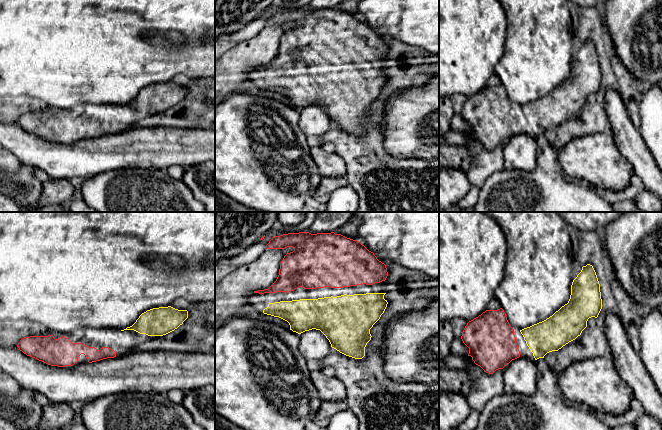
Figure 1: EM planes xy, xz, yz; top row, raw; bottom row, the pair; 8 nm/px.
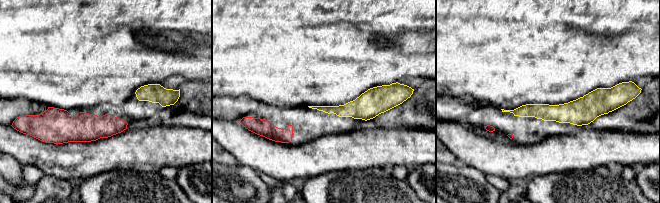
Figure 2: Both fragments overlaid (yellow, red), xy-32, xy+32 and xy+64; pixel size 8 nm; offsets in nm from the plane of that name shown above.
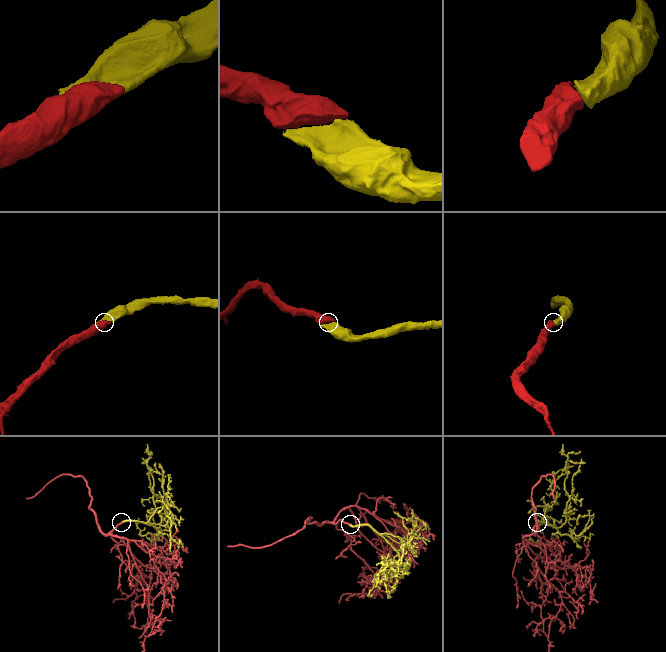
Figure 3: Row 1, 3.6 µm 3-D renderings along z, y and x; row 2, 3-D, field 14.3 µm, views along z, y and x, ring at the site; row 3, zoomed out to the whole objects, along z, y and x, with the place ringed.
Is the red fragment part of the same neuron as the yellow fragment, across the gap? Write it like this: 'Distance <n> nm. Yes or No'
Distance 60 nm. Yes

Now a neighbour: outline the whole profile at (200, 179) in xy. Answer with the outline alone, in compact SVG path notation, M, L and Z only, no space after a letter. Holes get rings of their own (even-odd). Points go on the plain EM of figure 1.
M215 162L186 168L182 181L207 212L215 212Z

